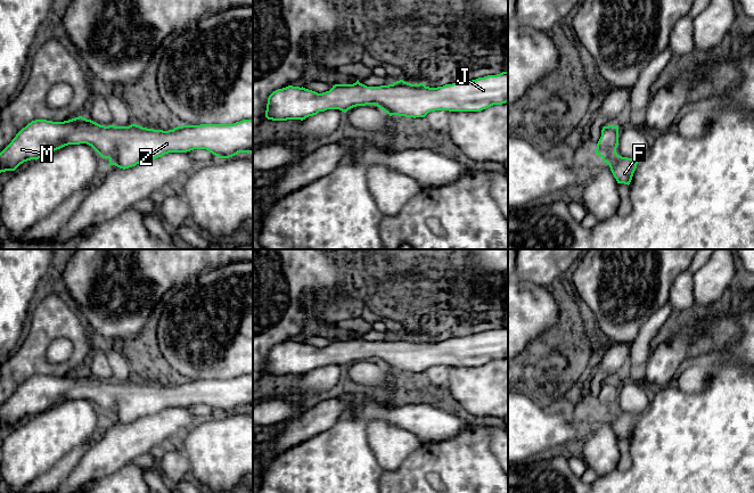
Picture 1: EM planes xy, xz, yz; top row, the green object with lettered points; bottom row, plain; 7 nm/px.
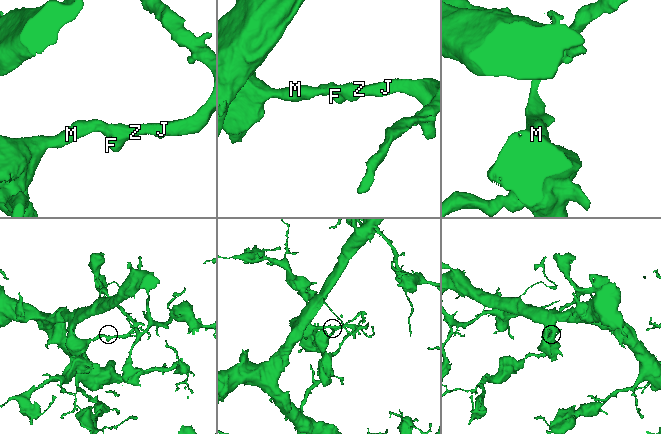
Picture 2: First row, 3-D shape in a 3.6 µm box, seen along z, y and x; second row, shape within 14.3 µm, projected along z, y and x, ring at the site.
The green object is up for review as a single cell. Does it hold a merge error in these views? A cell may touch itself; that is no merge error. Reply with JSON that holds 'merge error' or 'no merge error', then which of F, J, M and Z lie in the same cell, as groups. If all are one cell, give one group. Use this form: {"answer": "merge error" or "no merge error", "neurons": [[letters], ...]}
{"answer": "no merge error", "neurons": [["F", "J", "M", "Z"]]}

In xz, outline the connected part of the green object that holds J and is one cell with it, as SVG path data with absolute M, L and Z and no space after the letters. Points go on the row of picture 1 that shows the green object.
M508 72L437 88L403 80L388 85L367 87L358 80L353 84L335 84L322 93L293 85L278 89L268 98L265 117L303 121L327 109L346 113L356 106L375 105L390 116L416 118L435 110L481 112L506 102Z

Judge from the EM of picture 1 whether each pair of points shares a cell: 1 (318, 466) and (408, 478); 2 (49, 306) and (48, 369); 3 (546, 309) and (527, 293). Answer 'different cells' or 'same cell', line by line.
1: different cells
2: same cell
3: same cell

